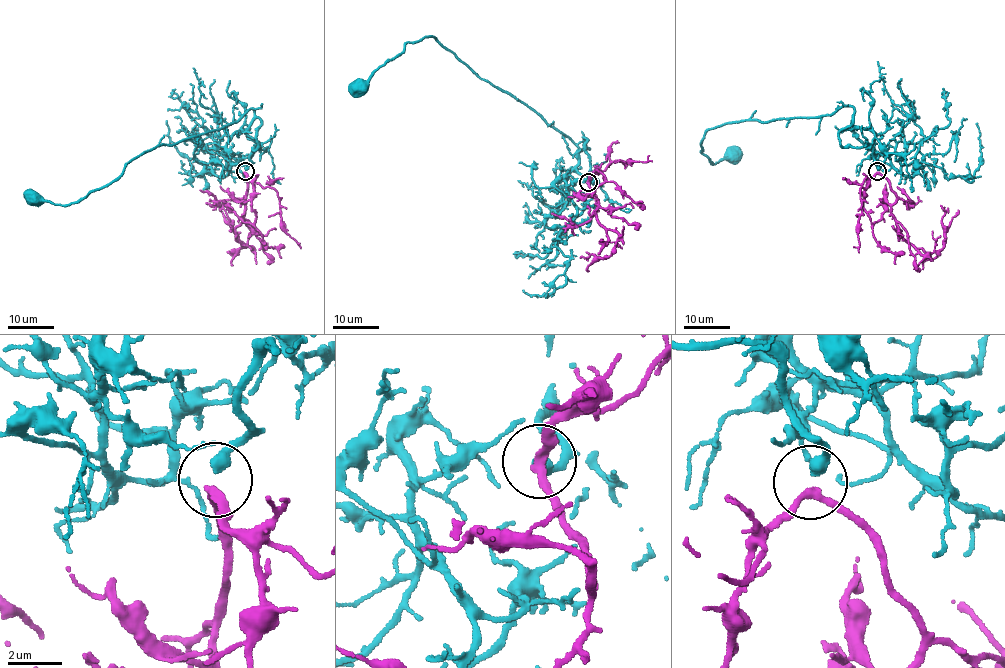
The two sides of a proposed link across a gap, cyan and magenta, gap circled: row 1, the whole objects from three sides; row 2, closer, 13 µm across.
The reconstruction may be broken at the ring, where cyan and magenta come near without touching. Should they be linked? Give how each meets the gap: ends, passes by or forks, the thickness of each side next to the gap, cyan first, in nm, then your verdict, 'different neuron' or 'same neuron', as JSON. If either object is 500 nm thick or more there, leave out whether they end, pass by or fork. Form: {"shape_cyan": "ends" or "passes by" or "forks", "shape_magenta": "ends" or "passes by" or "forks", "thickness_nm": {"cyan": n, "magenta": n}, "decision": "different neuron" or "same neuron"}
{"shape_cyan": "ends", "shape_magenta": "passes by", "thickness_nm": {"cyan": 480, "magenta": 280}, "decision": "same neuron"}

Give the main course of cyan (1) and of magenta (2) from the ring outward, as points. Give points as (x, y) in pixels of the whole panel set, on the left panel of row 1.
1: (246, 170), (260, 147), (243, 132), (253, 109), (220, 128), (156, 145), (115, 180), (67, 205), (24, 192)
2: (246, 172), (245, 212), (235, 237), (252, 249), (233, 229), (224, 201)

